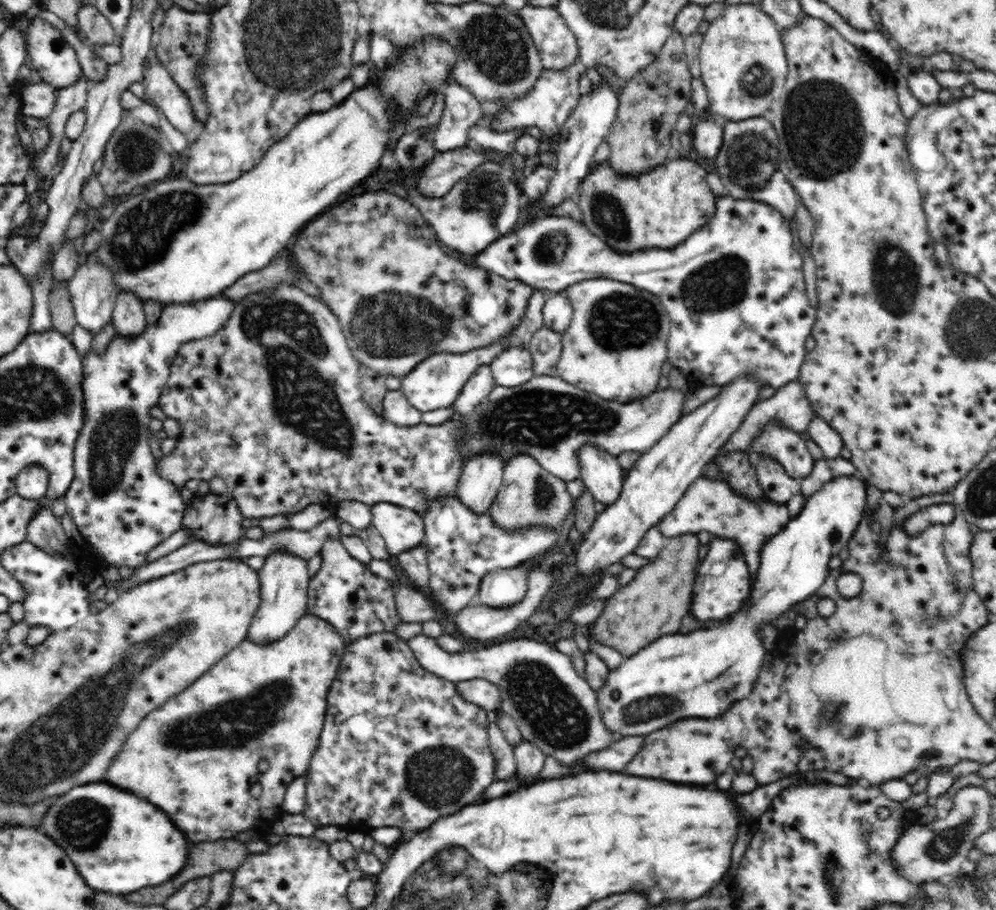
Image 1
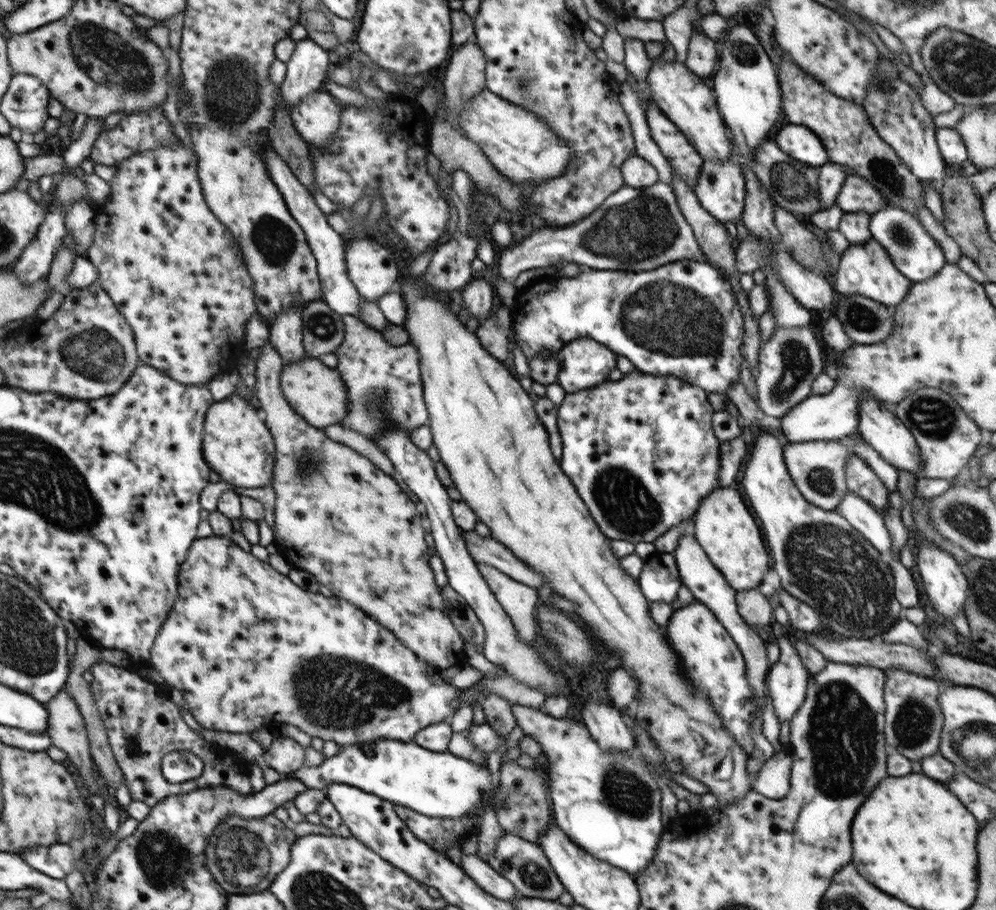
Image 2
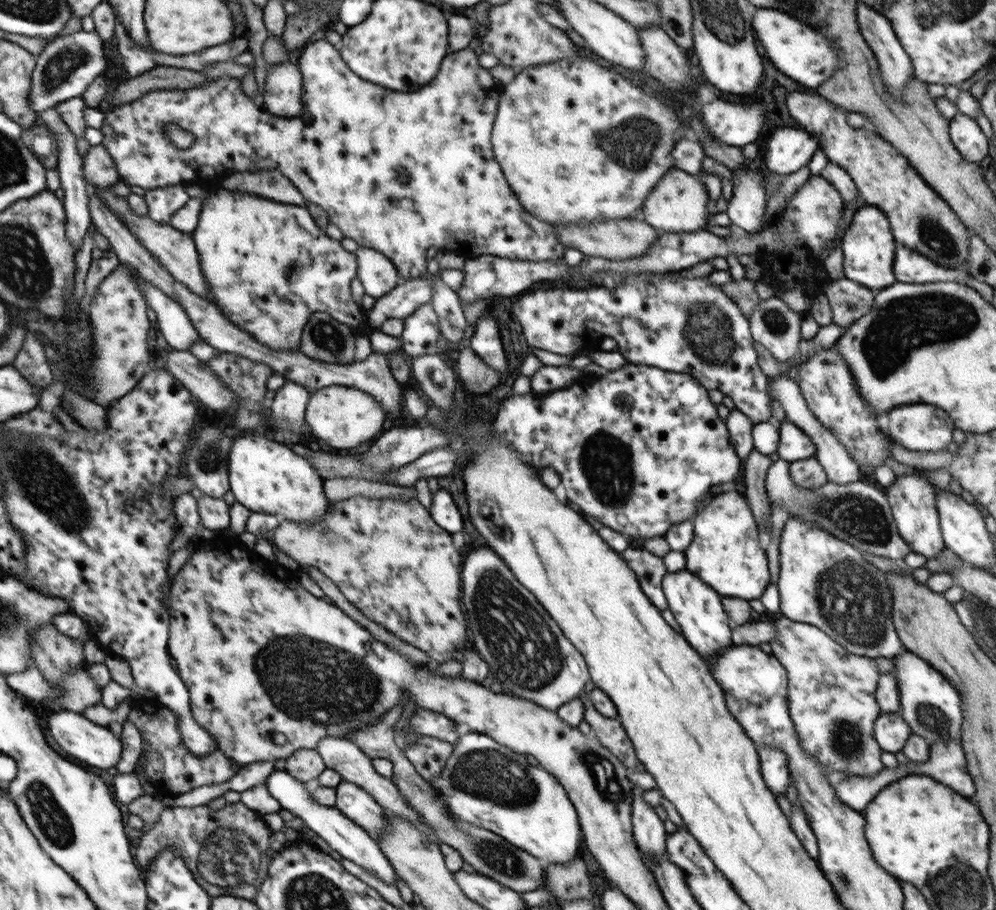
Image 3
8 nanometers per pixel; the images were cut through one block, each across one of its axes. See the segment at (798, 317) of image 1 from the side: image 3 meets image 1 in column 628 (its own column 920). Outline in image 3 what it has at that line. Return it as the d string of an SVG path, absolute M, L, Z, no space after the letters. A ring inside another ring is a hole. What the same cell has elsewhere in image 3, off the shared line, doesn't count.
M898 245L895 250L893 271L898 282L928 284L932 282L957 282L966 284L971 277L966 268L947 269L930 260L920 251Z

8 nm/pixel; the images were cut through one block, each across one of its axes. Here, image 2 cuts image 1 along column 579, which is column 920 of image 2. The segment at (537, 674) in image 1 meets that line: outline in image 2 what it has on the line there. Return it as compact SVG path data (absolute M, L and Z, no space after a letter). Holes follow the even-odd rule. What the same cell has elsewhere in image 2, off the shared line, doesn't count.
M890 668L884 672L884 732L889 751L898 752L911 762L939 753L944 714L940 709L938 696L943 684L934 677L914 674L902 668Z

